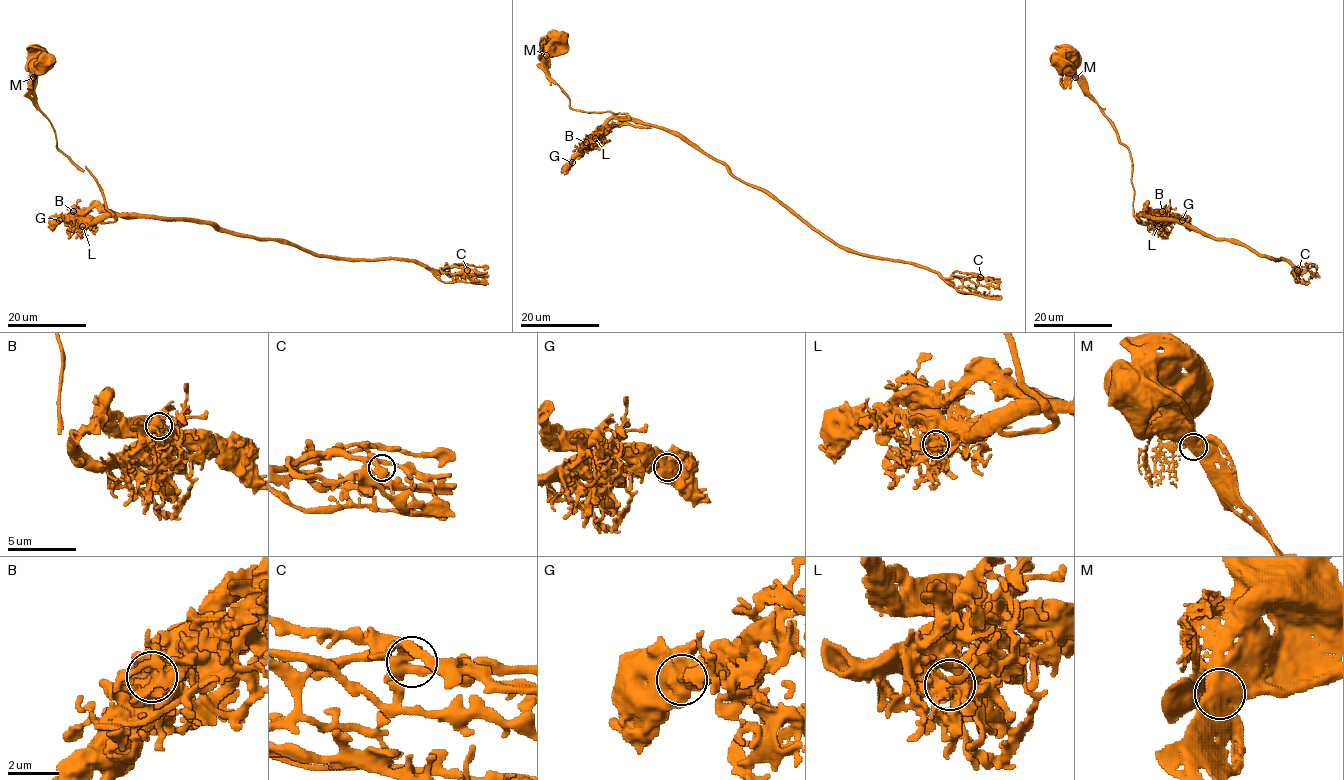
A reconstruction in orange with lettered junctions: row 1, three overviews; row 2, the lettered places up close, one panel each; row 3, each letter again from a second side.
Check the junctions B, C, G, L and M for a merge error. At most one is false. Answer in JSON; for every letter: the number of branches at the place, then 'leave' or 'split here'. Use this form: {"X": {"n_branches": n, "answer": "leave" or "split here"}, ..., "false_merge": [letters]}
{"B": {"n_branches": 3, "answer": "split here"}, "C": {"n_branches": 3, "answer": "leave"}, "G": {"n_branches": 3, "answer": "leave"}, "L": {"n_branches": 4, "answer": "leave"}, "M": {"n_branches": 2, "answer": "leave"}, "false_merge": ["B"]}

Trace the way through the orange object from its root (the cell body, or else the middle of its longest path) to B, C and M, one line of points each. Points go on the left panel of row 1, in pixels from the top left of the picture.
B: (44, 61), (31, 80), (32, 99), (50, 122), (56, 145), (87, 170), (113, 216), (95, 207), (73, 212)
C: (44, 61), (32, 99), (56, 145), (87, 170), (116, 217), (193, 218), (316, 254), (467, 270)
M: (44, 61), (33, 77)

